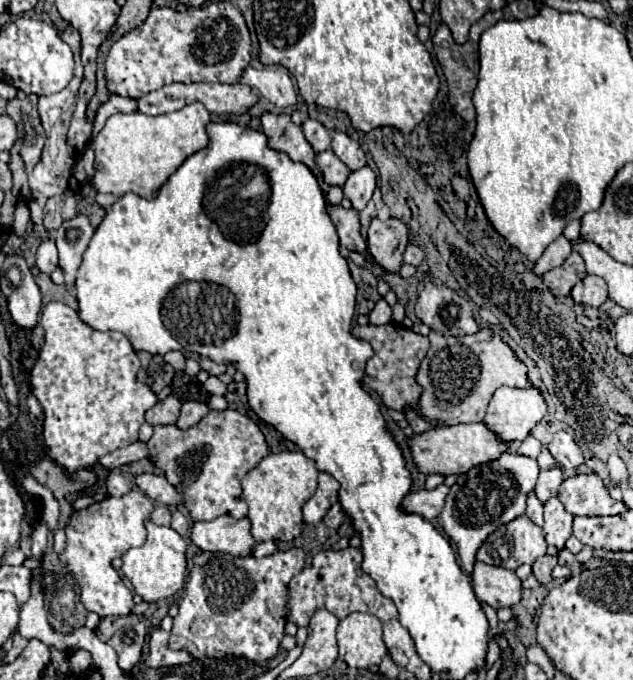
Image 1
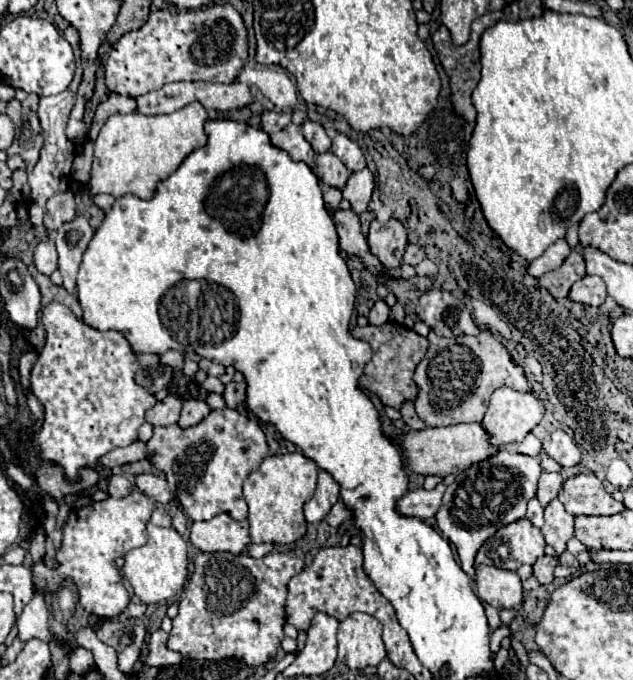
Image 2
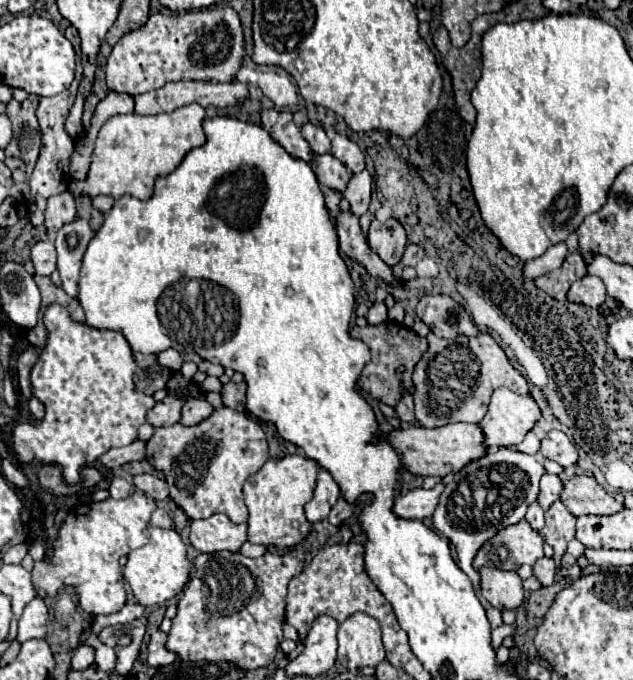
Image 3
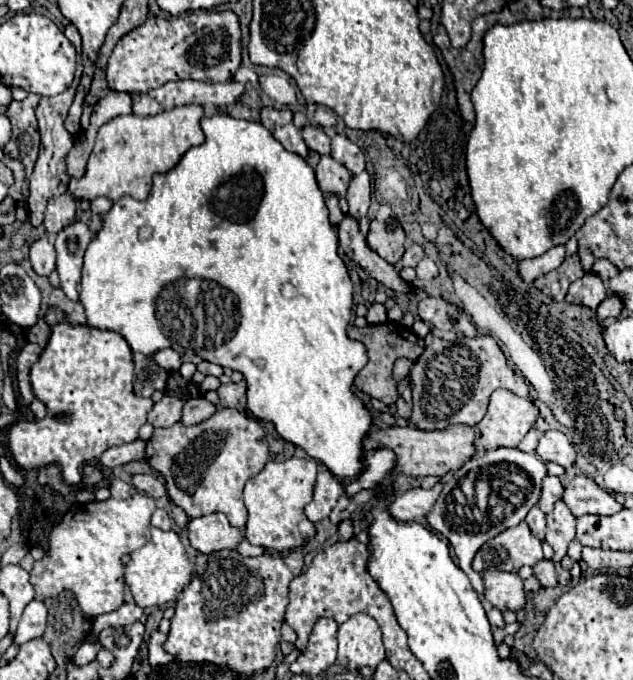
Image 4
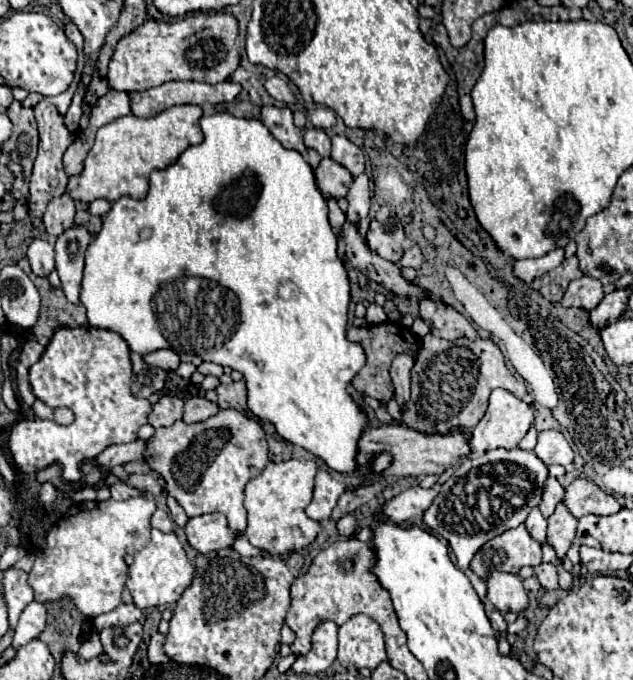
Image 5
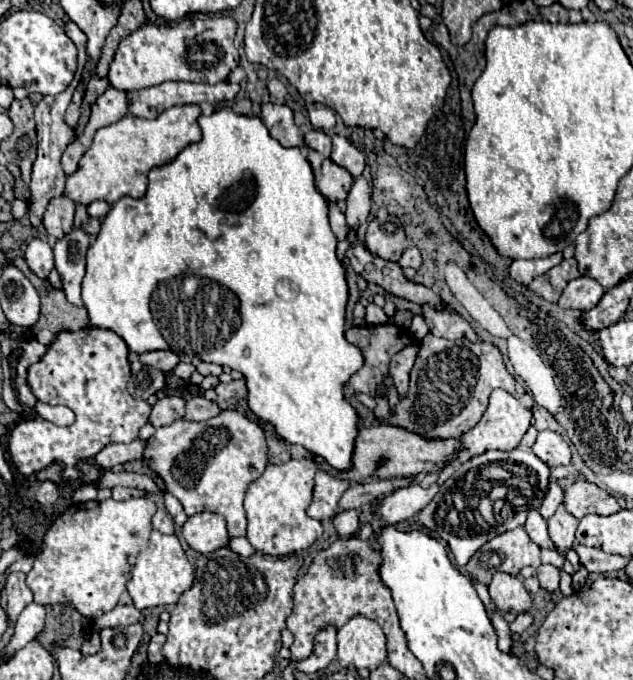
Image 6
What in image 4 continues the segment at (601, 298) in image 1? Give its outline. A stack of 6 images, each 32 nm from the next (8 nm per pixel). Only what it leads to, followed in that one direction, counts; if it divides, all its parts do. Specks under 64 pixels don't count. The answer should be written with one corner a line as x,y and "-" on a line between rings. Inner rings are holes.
584,274
580,280
572,282
566,294
566,302
582,304
588,308
598,308
606,298
606,288
602,280
594,274

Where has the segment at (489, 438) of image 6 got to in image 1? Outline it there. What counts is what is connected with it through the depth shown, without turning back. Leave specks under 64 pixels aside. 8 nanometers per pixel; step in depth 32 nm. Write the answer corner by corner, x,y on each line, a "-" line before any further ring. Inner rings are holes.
536,386
510,388
494,392
484,424
506,442
522,442
530,430
544,418
546,400

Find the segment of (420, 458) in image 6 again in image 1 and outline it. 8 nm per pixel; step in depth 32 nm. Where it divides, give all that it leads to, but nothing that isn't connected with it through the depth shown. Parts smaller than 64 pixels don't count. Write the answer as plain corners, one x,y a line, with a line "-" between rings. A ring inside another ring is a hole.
484,422
474,424
456,424
456,426
438,426
426,432
424,436
414,436
410,440
412,456
420,472
424,474
466,474
472,468
498,460
504,452
510,450
510,442
498,438

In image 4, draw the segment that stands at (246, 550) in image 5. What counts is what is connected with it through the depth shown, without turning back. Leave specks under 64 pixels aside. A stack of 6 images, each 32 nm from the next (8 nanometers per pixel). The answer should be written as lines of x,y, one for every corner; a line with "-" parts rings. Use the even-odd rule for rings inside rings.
242,540
236,550
238,550
242,556
262,556
262,554
264,554
264,548
262,548
262,546
254,546
254,544
250,544
248,540

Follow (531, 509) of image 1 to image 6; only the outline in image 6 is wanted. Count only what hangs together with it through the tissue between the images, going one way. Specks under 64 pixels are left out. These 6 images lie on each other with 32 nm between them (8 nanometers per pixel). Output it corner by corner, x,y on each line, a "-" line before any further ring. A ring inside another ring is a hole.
534,508
530,514
528,514
528,520
524,524
528,536
540,546
540,548
554,548
554,544
550,542
548,538
548,526
546,526
546,520
540,516
540,512

